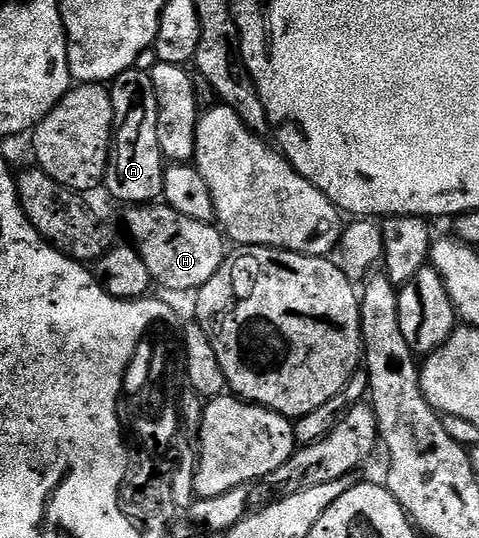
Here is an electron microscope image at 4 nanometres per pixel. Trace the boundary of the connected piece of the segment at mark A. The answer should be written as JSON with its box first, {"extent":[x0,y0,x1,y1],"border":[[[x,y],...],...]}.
{"extent":[104,71,167,205],"border":[[[124,71],[119,73],[108,84],[111,105],[113,106],[113,146],[109,148],[109,164],[105,170],[104,190],[109,190],[113,199],[124,205],[152,205],[163,196],[163,177],[167,160],[159,149],[159,133],[157,132],[157,98],[153,76],[147,71]]]}

